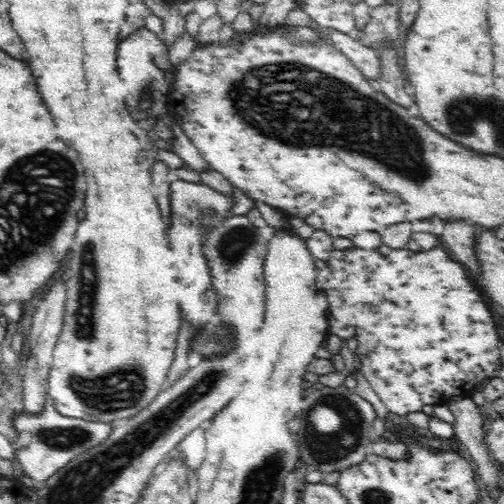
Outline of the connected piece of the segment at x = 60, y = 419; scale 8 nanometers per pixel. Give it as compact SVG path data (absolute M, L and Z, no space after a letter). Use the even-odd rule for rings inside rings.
M46 398L44 408L40 414L20 412L13 420L15 432L28 432L30 442L15 452L15 458L20 462L25 474L42 484L47 477L62 469L75 456L94 448L110 436L114 426L104 421L88 421L80 418L68 417L60 414L51 399Z

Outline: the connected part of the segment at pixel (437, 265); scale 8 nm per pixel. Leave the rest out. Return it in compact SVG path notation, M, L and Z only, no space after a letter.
M442 247L423 250L422 252L410 252L410 248L390 248L390 252L382 252L382 260L374 266L374 272L366 274L366 280L370 280L370 288L366 288L366 300L358 304L358 312L354 312L354 340L358 342L355 354L358 355L360 368L358 369L368 380L370 386L375 390L376 395L386 405L386 408L404 416L409 412L418 412L422 410L425 404L437 405L445 404L450 396L460 396L461 398L472 398L472 392L476 388L481 388L494 374L500 366L500 352L498 352L498 332L496 324L492 318L492 312L488 310L486 302L482 300L482 292L477 283L466 277L464 268L454 262L446 250Z

